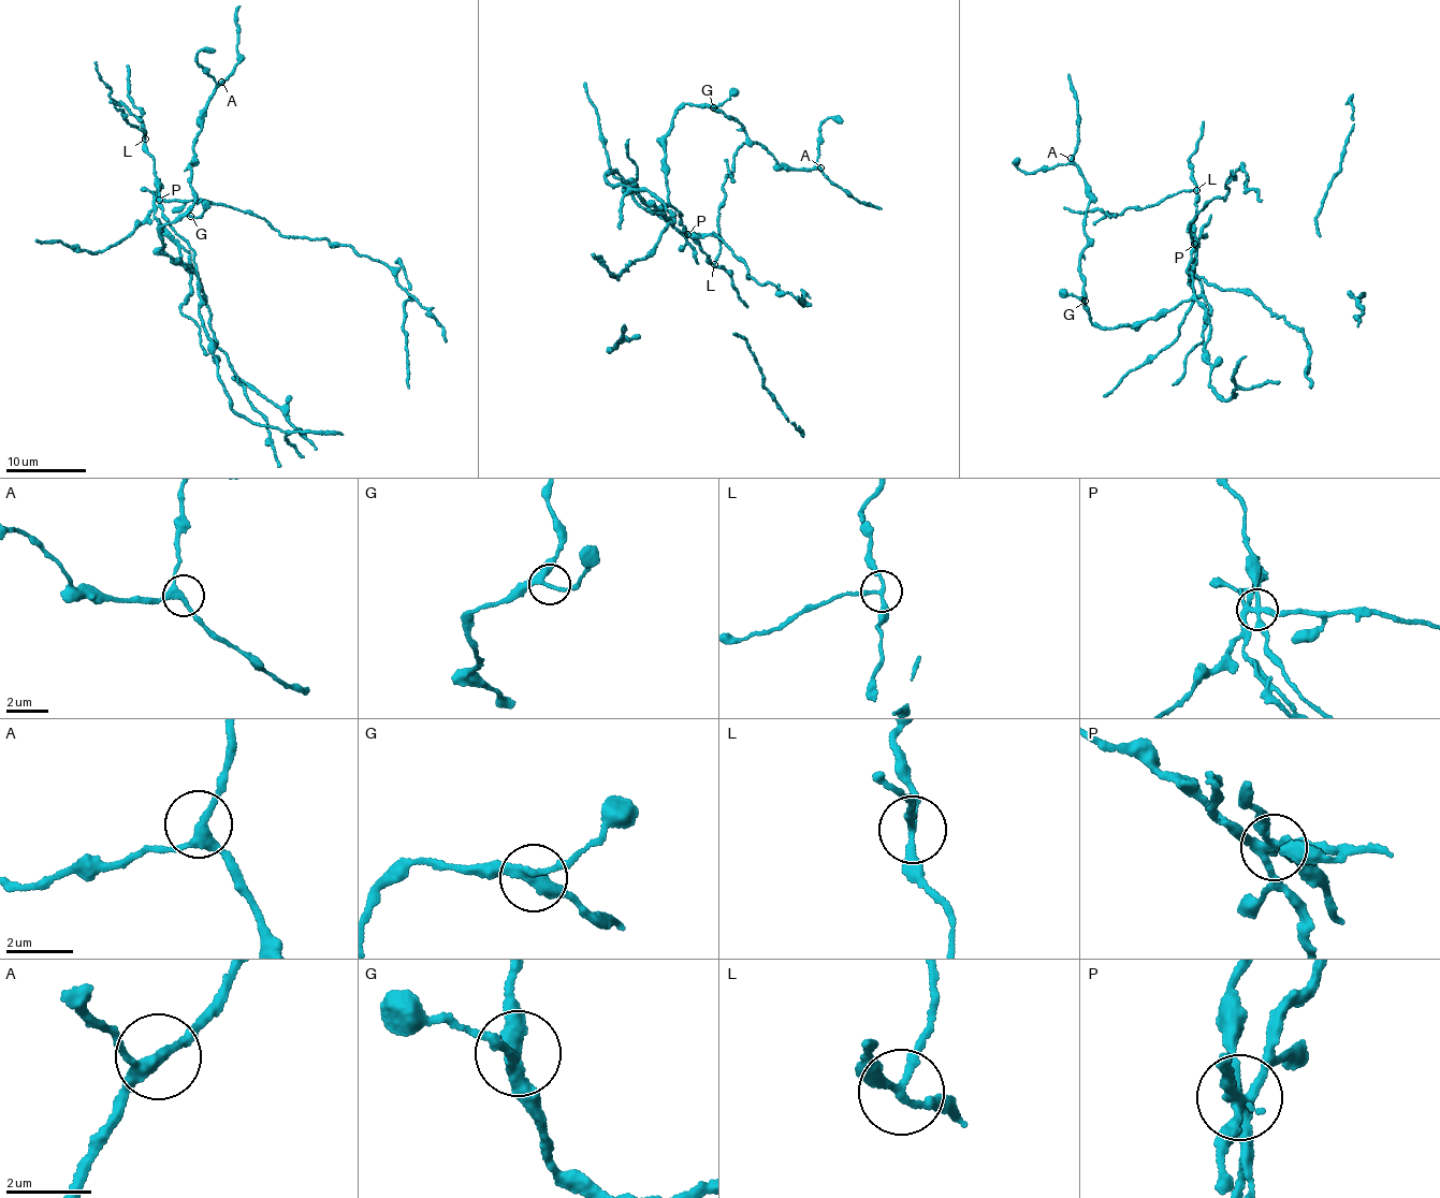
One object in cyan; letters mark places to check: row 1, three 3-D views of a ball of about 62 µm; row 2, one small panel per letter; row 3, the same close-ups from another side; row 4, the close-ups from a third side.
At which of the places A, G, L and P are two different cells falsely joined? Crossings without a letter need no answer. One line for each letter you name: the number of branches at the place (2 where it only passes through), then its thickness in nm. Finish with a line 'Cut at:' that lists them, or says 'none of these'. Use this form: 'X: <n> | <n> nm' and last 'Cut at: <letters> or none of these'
L: 3 | 160 nm
P: 6 | 260 nm
Cut at: L, P

